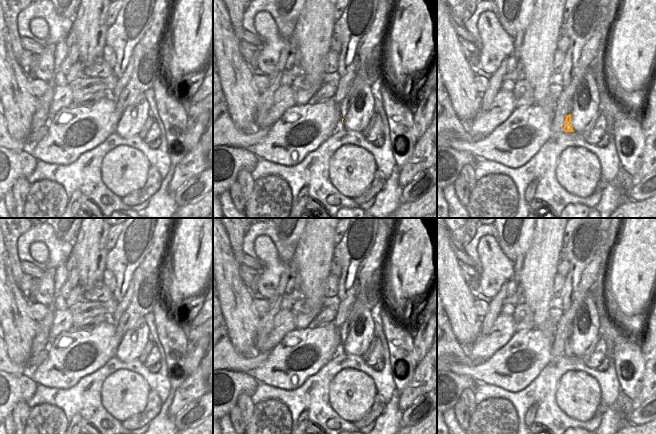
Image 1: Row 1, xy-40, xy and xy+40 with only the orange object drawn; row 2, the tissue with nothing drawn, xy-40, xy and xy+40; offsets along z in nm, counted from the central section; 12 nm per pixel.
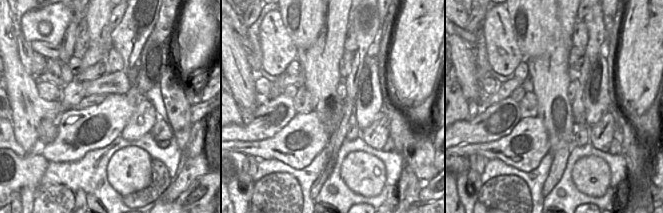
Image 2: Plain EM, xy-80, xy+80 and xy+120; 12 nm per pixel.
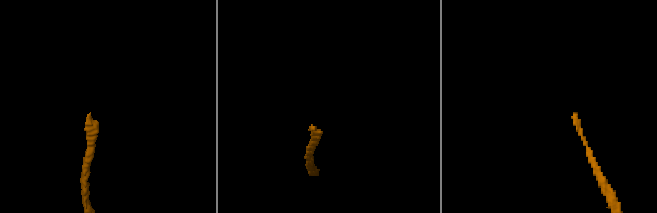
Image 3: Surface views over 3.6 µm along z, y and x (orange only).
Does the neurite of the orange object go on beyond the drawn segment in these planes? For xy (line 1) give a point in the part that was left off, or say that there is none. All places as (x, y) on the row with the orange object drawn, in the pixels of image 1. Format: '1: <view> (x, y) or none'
1: none

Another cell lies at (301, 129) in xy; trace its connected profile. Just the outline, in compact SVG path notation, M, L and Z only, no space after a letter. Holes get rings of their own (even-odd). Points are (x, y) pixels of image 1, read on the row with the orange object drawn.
M332 99L314 105L294 105L283 113L281 118L271 127L267 137L246 149L255 154L259 160L291 167L303 159L326 141L338 127L343 127L339 106Z

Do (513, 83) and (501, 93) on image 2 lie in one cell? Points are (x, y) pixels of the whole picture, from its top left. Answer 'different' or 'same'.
same

